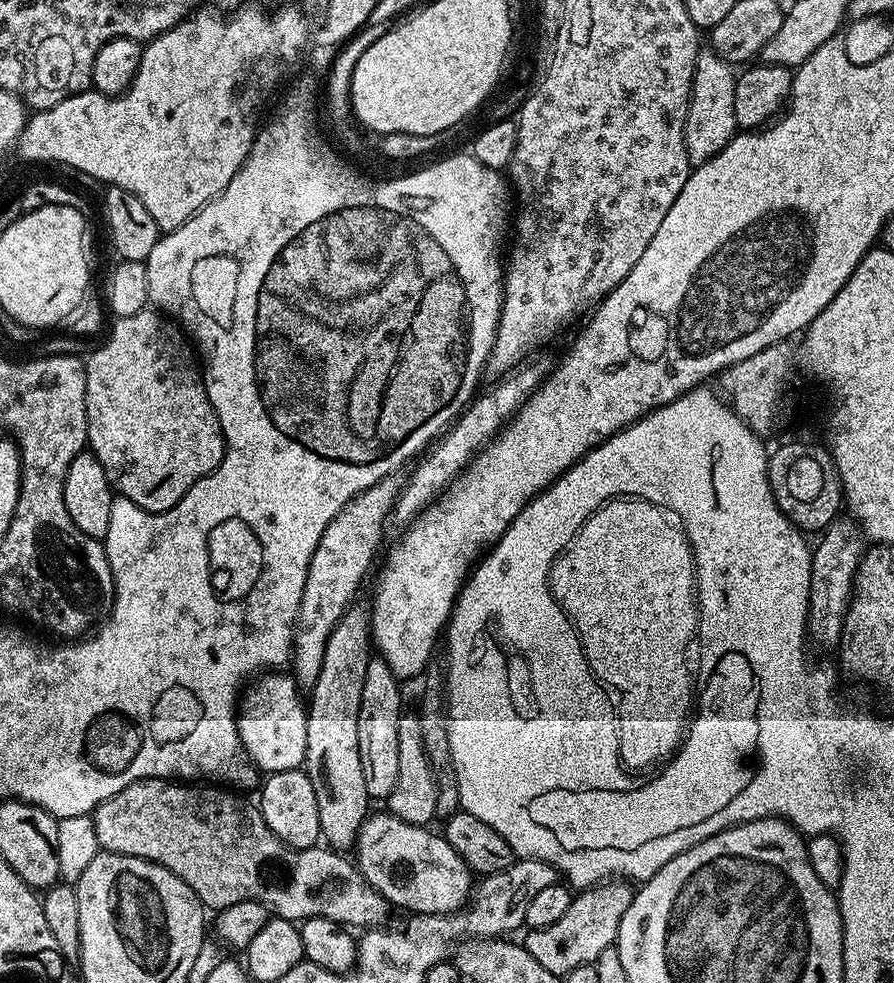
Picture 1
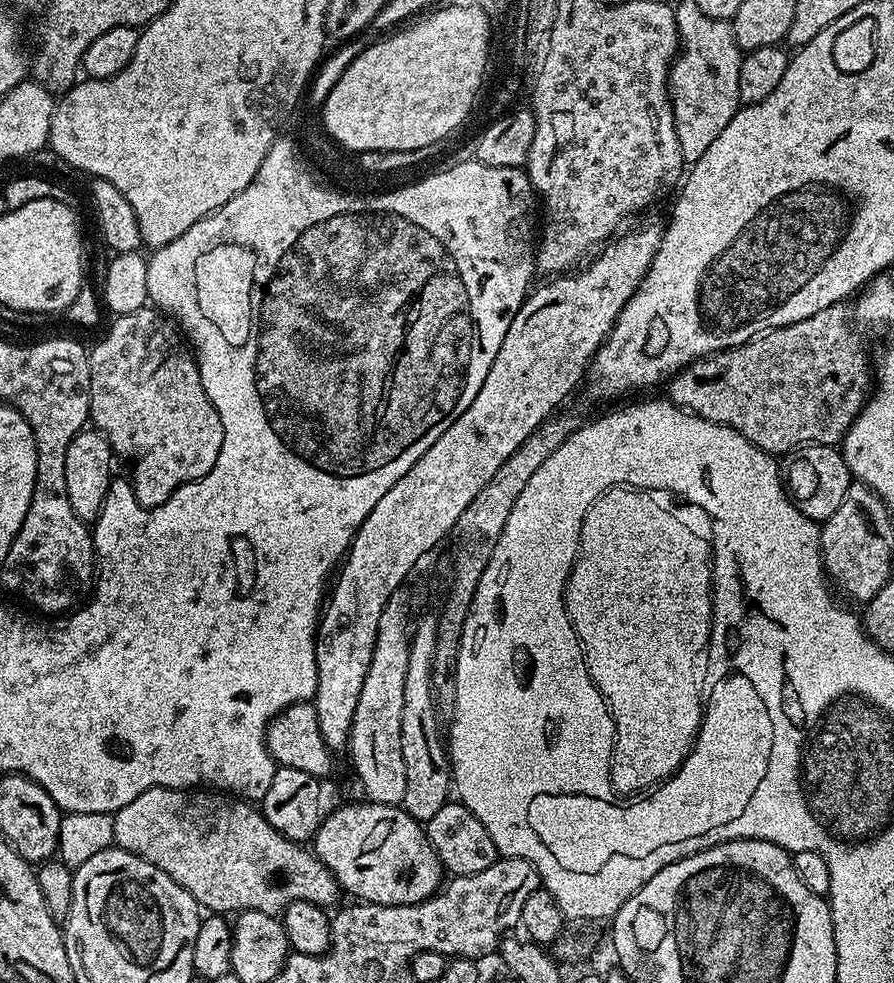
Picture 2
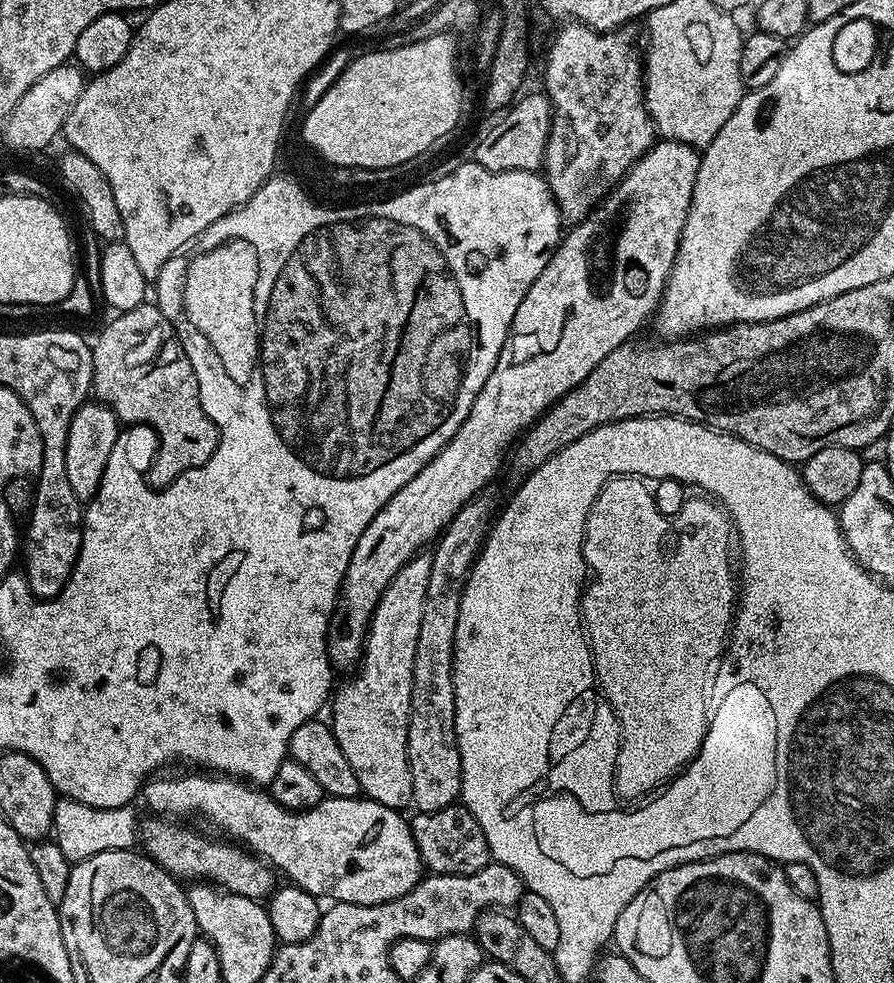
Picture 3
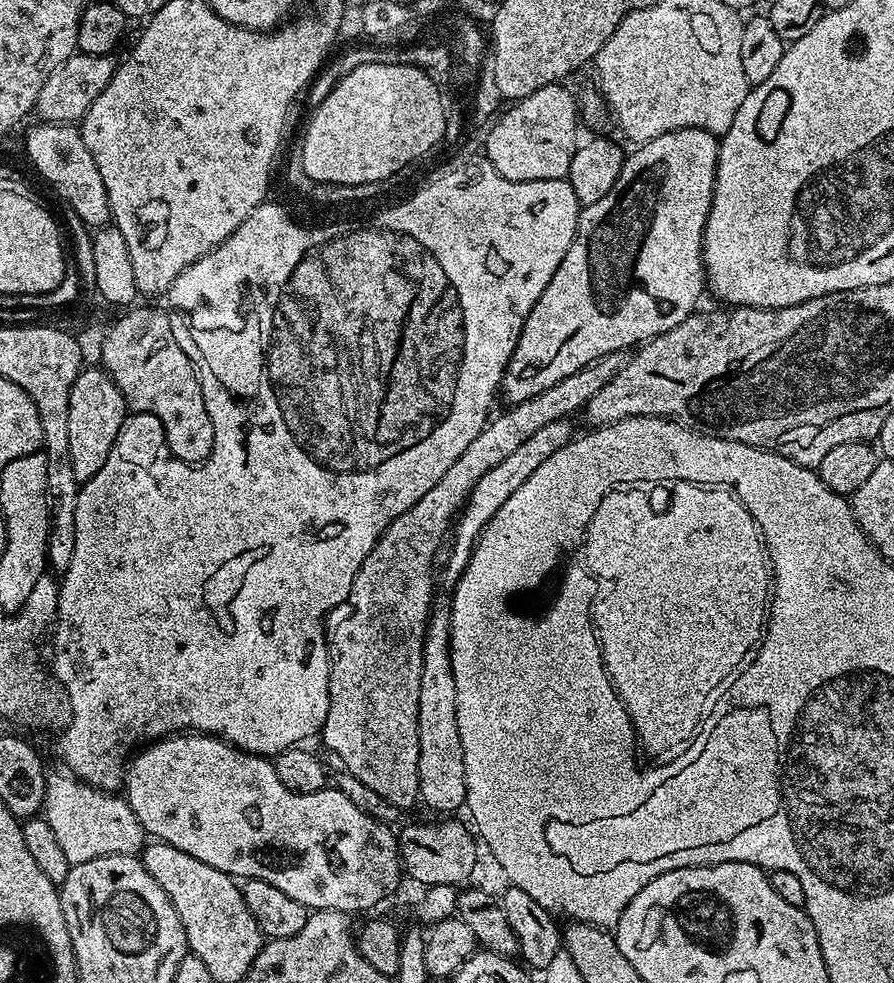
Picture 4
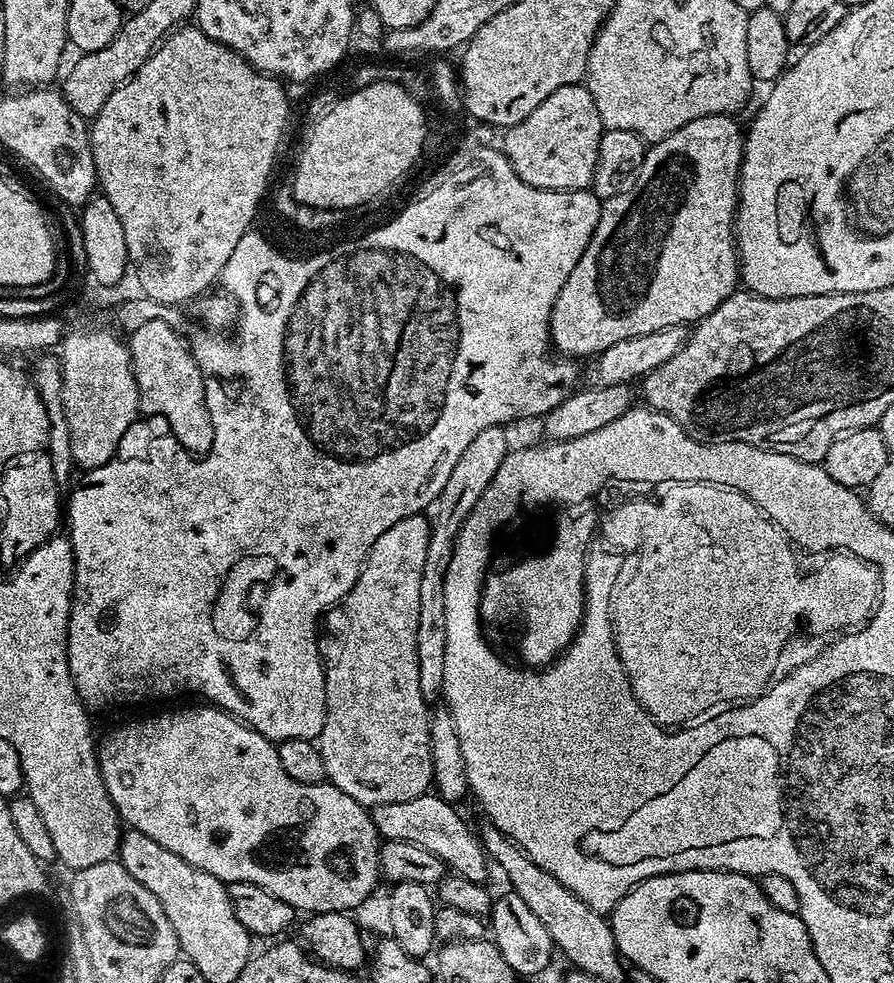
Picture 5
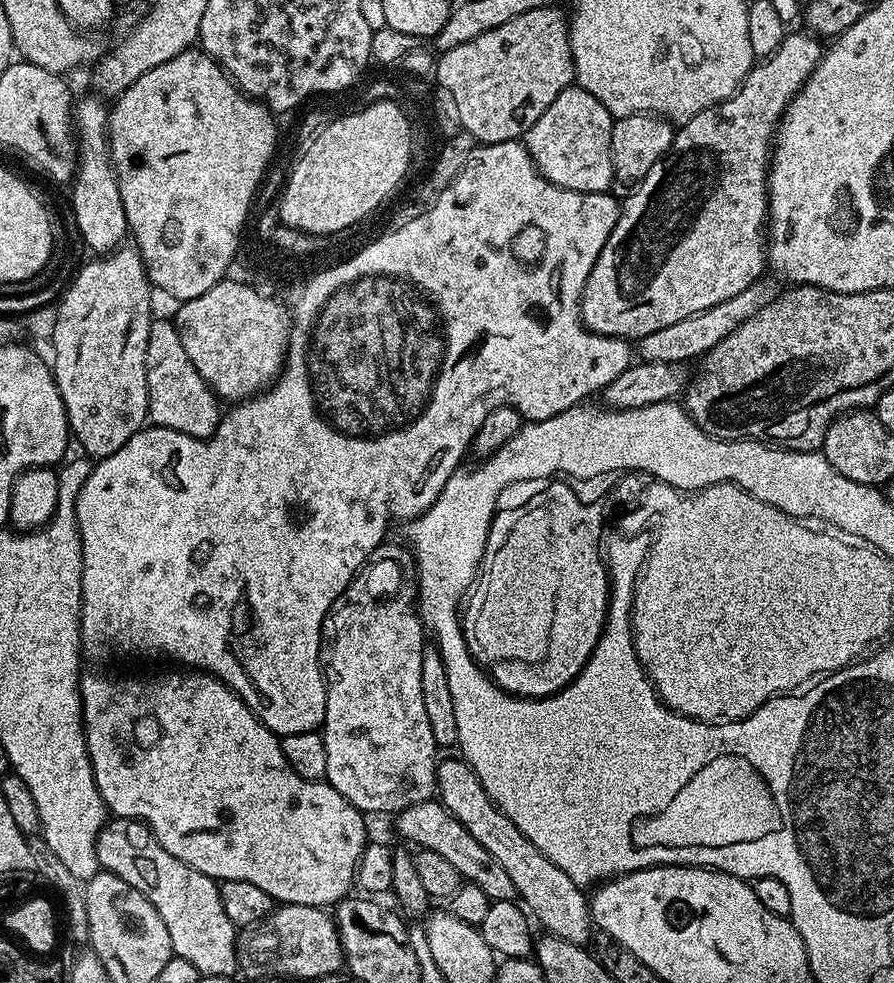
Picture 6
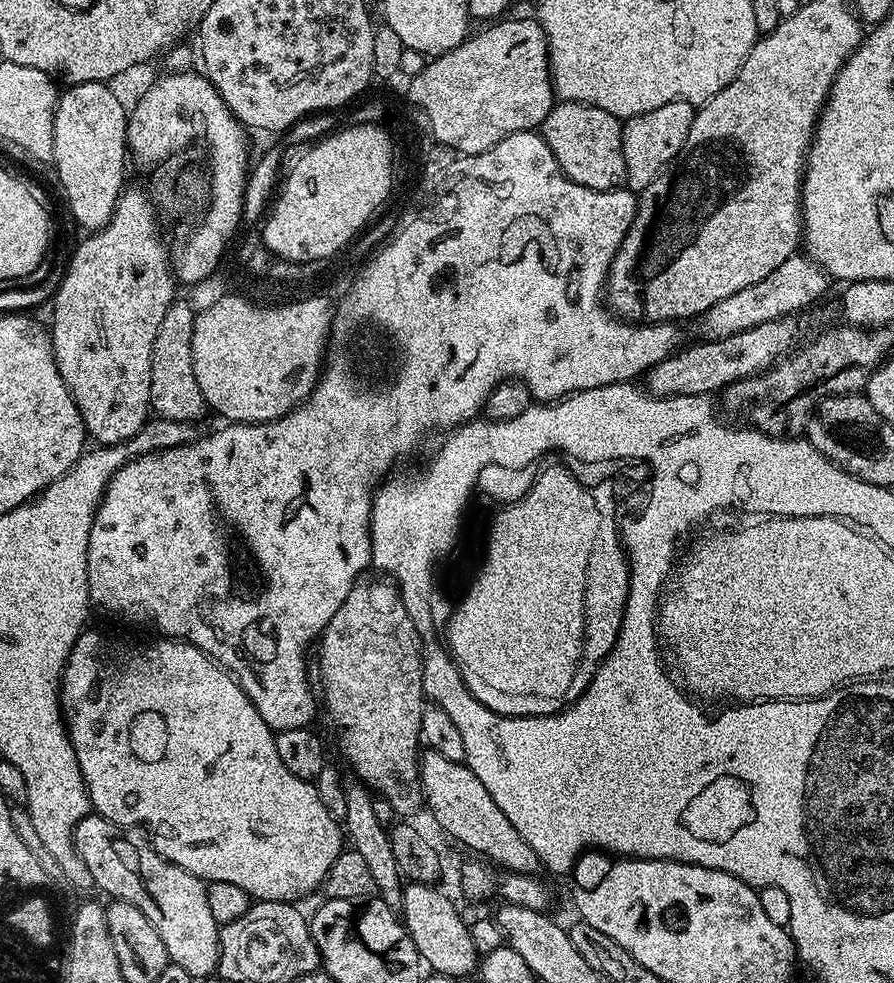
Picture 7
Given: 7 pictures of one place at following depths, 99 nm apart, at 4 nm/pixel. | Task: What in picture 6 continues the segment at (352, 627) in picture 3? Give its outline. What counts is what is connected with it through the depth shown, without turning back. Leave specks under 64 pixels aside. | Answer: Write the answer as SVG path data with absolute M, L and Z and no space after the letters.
M789 31L785 35L782 46L772 56L753 63L740 89L729 100L710 106L698 114L683 121L675 129L672 147L660 160L654 162L640 184L623 197L618 214L618 222L614 230L610 230L610 238L606 238L606 246L598 254L594 266L584 283L584 292L580 296L580 319L584 327L600 336L617 336L620 340L638 342L646 334L654 334L654 330L662 330L662 326L671 326L674 322L682 322L682 318L690 318L690 314L698 314L702 310L710 310L710 306L718 306L718 302L726 302L726 298L734 298L734 294L742 294L746 286L761 279L766 272L766 221L768 220L768 177L770 161L774 147L776 129L784 117L788 104L799 94L801 86L810 78L820 62L822 55L821 41L807 31Z

